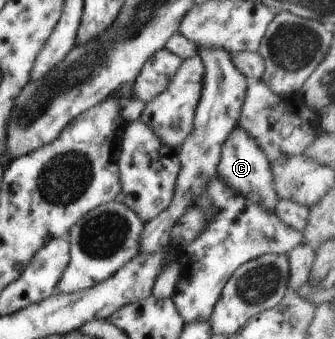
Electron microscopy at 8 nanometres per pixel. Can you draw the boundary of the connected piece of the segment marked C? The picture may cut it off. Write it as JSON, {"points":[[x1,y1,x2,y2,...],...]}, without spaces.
{"points":[[239,125,232,129,223,141,217,174,224,181,224,187,228,185,236,193,242,193,244,197,248,197,250,203,262,205,266,211,272,211,272,213,276,211,279,197,274,185,271,164,266,159,262,148,258,147,258,143]]}

